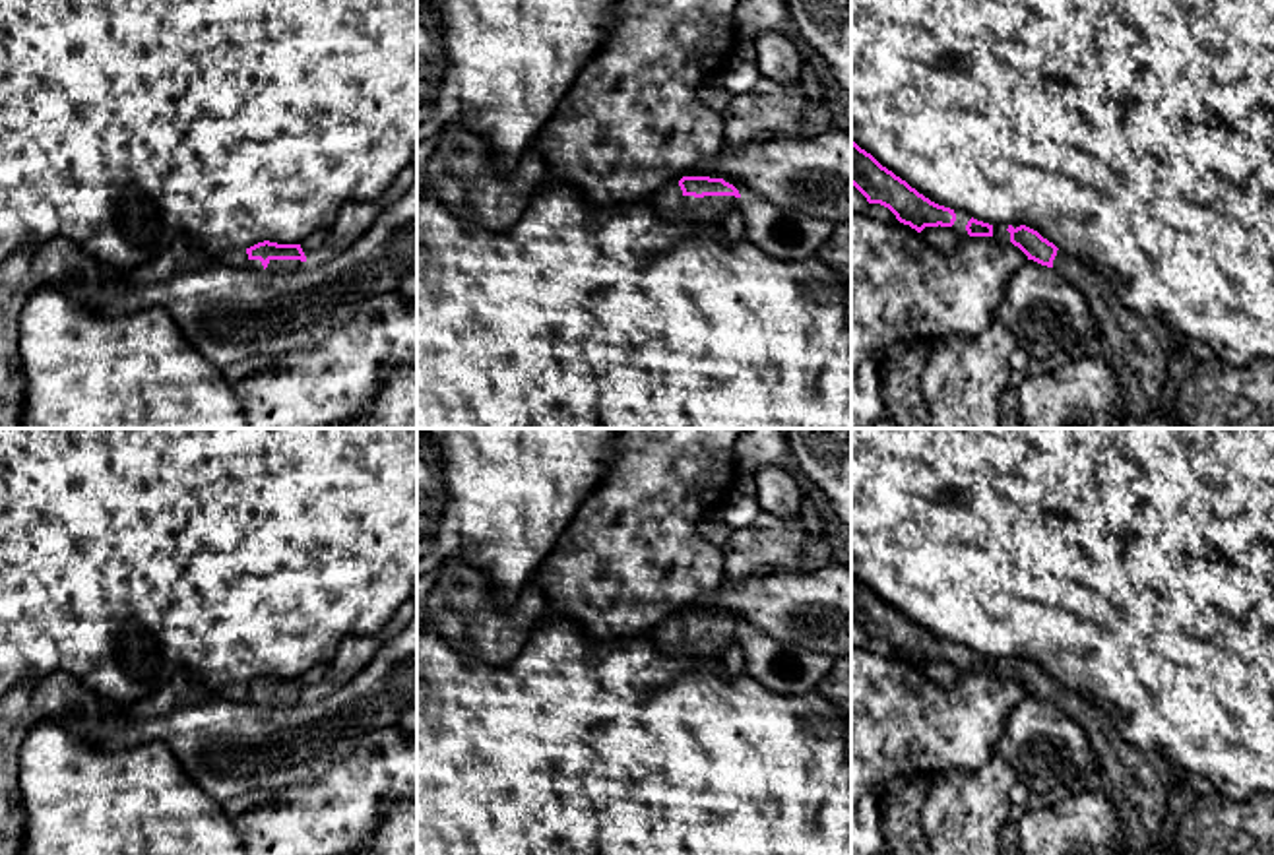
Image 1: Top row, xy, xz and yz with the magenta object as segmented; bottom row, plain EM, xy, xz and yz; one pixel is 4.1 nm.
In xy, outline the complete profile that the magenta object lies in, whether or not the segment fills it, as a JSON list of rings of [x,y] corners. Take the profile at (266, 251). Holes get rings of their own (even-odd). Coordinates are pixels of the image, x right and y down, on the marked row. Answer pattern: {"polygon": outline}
{"polygon": [[[264,240],[246,248],[246,254],[252,269],[266,271],[295,271],[306,262],[301,244],[277,244]]]}

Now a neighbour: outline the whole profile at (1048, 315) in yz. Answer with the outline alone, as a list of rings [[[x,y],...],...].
[[[1034,260],[1010,277],[999,320],[1032,361],[1074,355],[1096,333],[1084,295],[1053,268]]]

